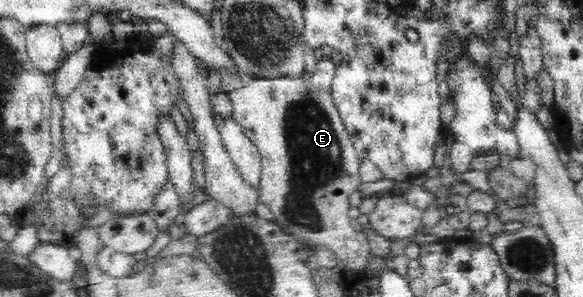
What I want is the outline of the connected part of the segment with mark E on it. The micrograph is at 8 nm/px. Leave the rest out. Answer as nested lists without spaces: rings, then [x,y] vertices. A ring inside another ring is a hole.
[[[304,76],[299,79],[295,79],[293,77],[277,77],[277,79],[255,78],[255,83],[253,83],[253,85],[230,91],[228,96],[232,103],[231,118],[243,128],[247,138],[257,146],[257,148],[259,148],[259,152],[261,152],[263,171],[261,171],[260,202],[269,206],[273,222],[281,226],[281,229],[285,230],[288,234],[293,234],[303,242],[307,243],[309,249],[320,245],[321,247],[326,247],[329,251],[332,251],[336,255],[336,260],[342,265],[342,268],[345,271],[363,273],[365,269],[369,269],[369,267],[374,263],[372,253],[370,252],[370,243],[367,243],[367,241],[357,241],[353,239],[357,232],[353,230],[353,227],[349,223],[350,218],[347,216],[347,211],[351,207],[349,206],[349,195],[359,189],[361,183],[363,183],[359,175],[361,159],[349,138],[349,133],[343,123],[343,118],[334,104],[331,94],[318,91],[318,89],[309,82],[308,76]]]

